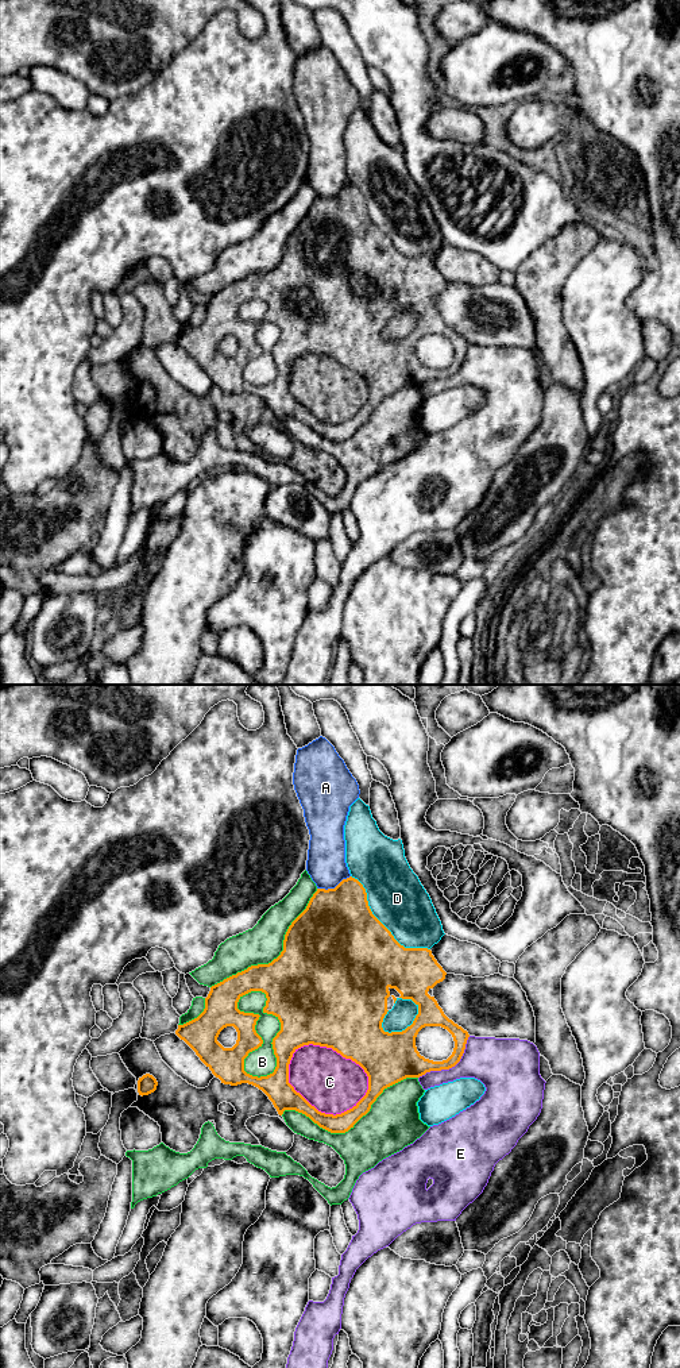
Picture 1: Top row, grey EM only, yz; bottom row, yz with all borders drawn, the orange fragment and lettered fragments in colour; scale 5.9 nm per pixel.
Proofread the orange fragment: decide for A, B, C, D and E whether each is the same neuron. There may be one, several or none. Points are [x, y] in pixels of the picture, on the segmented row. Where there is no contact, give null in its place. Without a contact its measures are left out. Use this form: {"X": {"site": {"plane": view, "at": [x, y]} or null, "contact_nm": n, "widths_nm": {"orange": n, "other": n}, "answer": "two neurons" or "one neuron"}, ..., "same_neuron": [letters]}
{"A": {"site": {"plane": "yz", "at": [335, 887]}, "contact_nm": 220, "widths_nm": {"orange": 460, "other": 240}, "answer": "two neurons"}, "B": {"site": {"plane": "yz", "at": [279, 1031]}, "contact_nm": 550, "widths_nm": {"orange": 440, "other": 170}, "answer": "two neurons"}, "C": {"site": {"plane": "yz", "at": [337, 1052]}, "contact_nm": 500, "widths_nm": {"orange": 460, "other": 340}, "answer": "two neurons"}, "D": {"site": {"plane": "yz", "at": [382, 924]}, "contact_nm": 650, "widths_nm": {"orange": 500, "other": 340}, "answer": "two neurons"}, "E": {"site": {"plane": "yz", "at": [451, 1067]}, "contact_nm": 400, "widths_nm": {"orange": 170, "other": 280}, "answer": "two neurons"}, "same_neuron": []}

